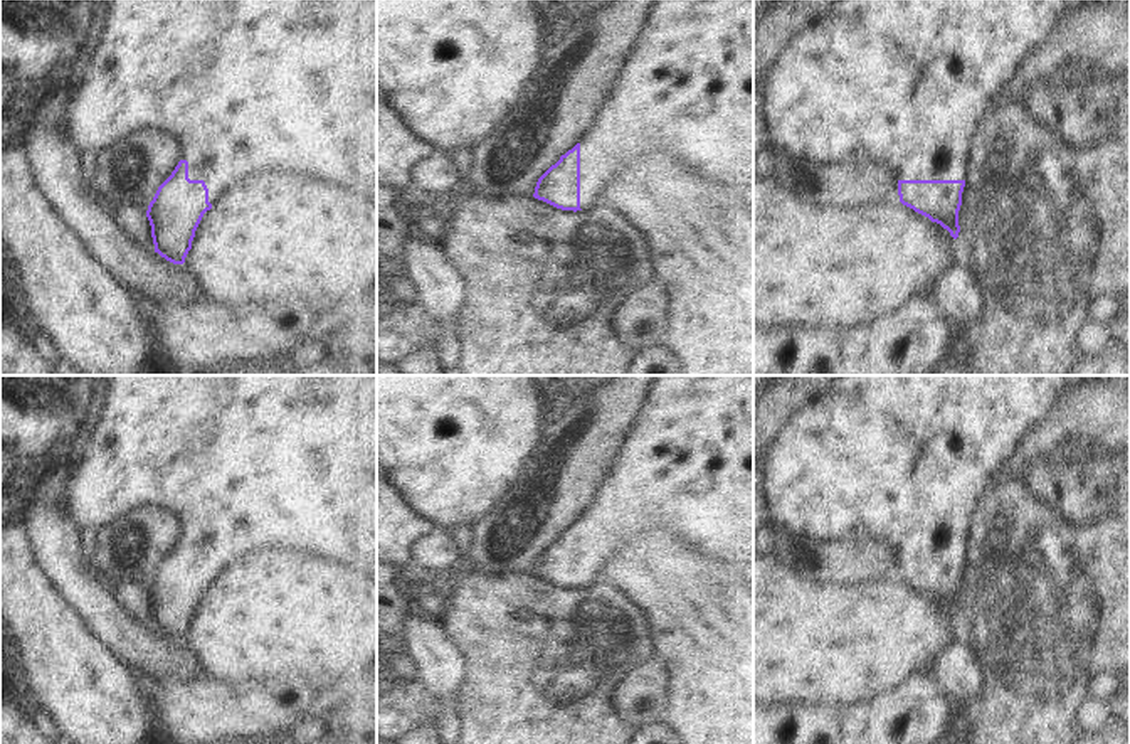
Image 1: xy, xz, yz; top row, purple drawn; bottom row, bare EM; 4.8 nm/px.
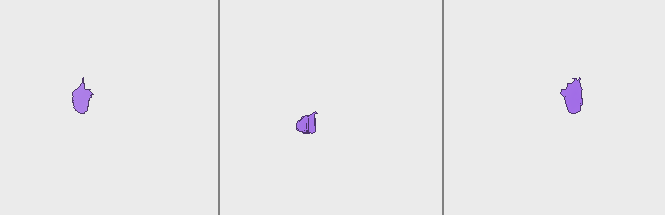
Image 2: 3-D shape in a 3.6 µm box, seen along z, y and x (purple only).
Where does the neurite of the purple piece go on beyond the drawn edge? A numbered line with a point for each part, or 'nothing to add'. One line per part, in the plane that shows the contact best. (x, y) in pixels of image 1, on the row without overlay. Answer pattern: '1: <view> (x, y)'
1: xz (686, 465)

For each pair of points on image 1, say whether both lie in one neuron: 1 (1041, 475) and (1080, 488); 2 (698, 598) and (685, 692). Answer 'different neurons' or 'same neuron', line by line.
1: same neuron
2: same neuron

